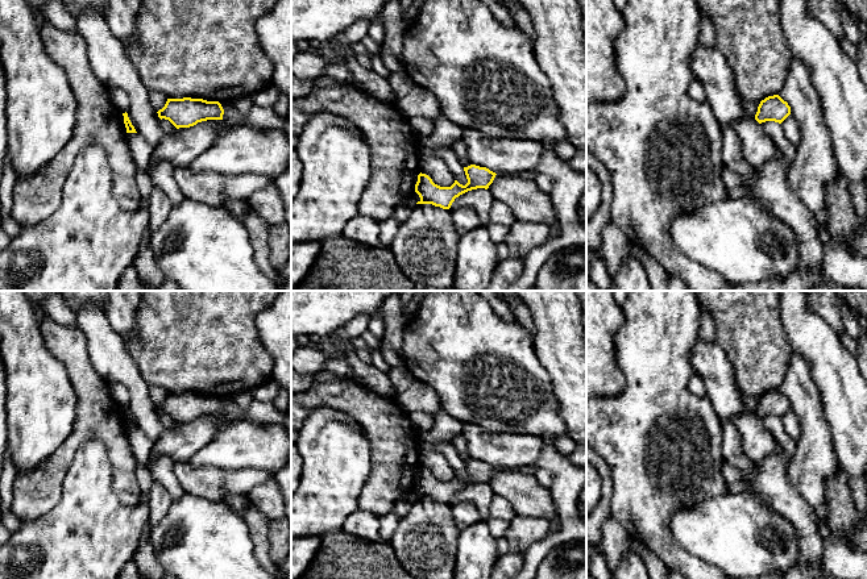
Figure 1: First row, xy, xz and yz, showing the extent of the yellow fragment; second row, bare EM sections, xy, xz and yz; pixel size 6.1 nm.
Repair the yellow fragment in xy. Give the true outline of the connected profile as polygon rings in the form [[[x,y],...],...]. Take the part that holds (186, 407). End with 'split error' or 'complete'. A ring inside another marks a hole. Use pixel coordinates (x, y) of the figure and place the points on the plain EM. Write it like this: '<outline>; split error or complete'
[[[167,393],[158,412],[169,415],[177,424],[190,422],[207,415],[223,415],[224,404],[219,396],[203,393]]]; complete

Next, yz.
[[[779,390],[768,391],[760,396],[755,415],[762,418],[775,416],[781,418],[791,409],[791,401]]]; complete

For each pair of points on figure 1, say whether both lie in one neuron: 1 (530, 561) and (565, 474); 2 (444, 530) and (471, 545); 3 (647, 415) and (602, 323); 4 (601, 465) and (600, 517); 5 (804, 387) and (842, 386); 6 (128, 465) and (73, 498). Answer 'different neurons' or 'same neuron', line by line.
1: same neuron
2: different neurons
3: different neurons
4: same neuron
5: different neurons
6: different neurons

